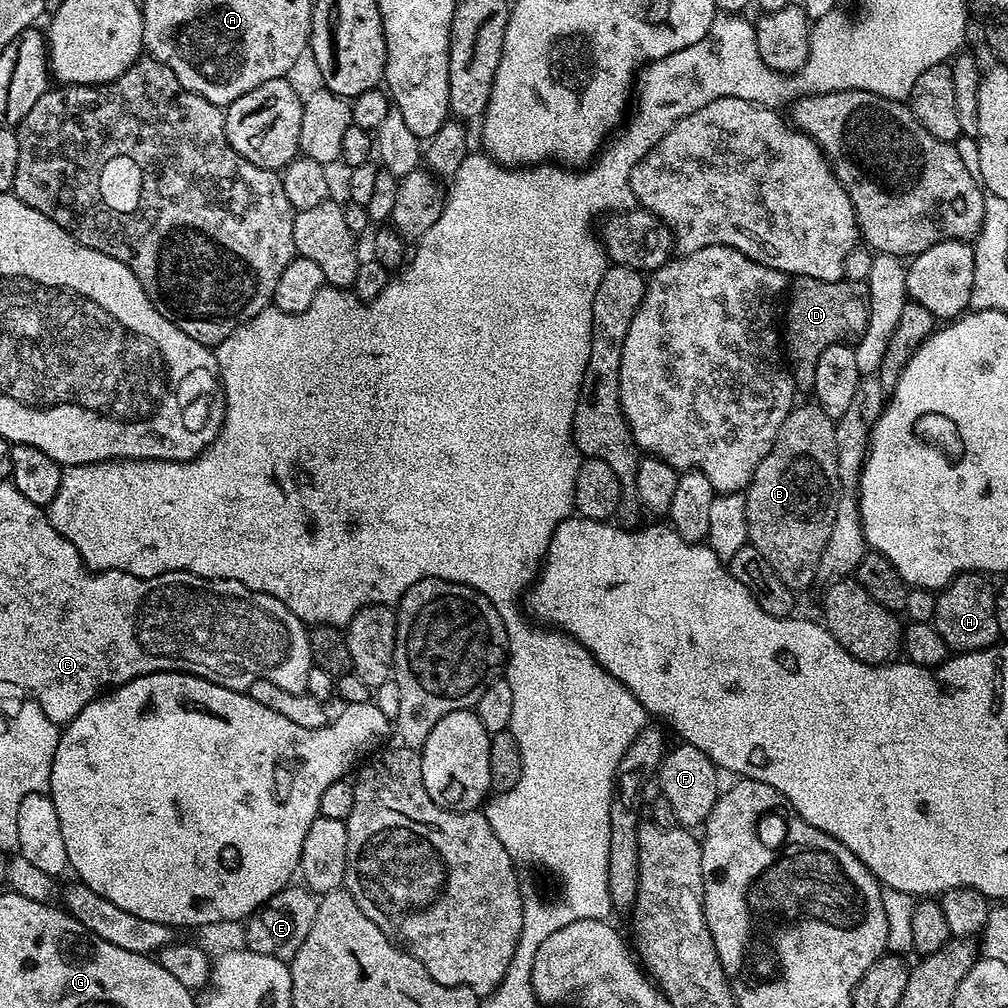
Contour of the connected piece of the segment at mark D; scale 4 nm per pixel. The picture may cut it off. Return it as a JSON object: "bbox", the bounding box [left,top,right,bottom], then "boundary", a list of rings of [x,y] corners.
{"bbox":[782,277,868,392],"boundary":[[[795,277],[786,292],[788,309],[782,312],[782,348],[797,389],[812,392],[814,364],[826,346],[855,341],[866,330],[868,285],[863,279],[845,278],[822,282],[818,278]]]}

